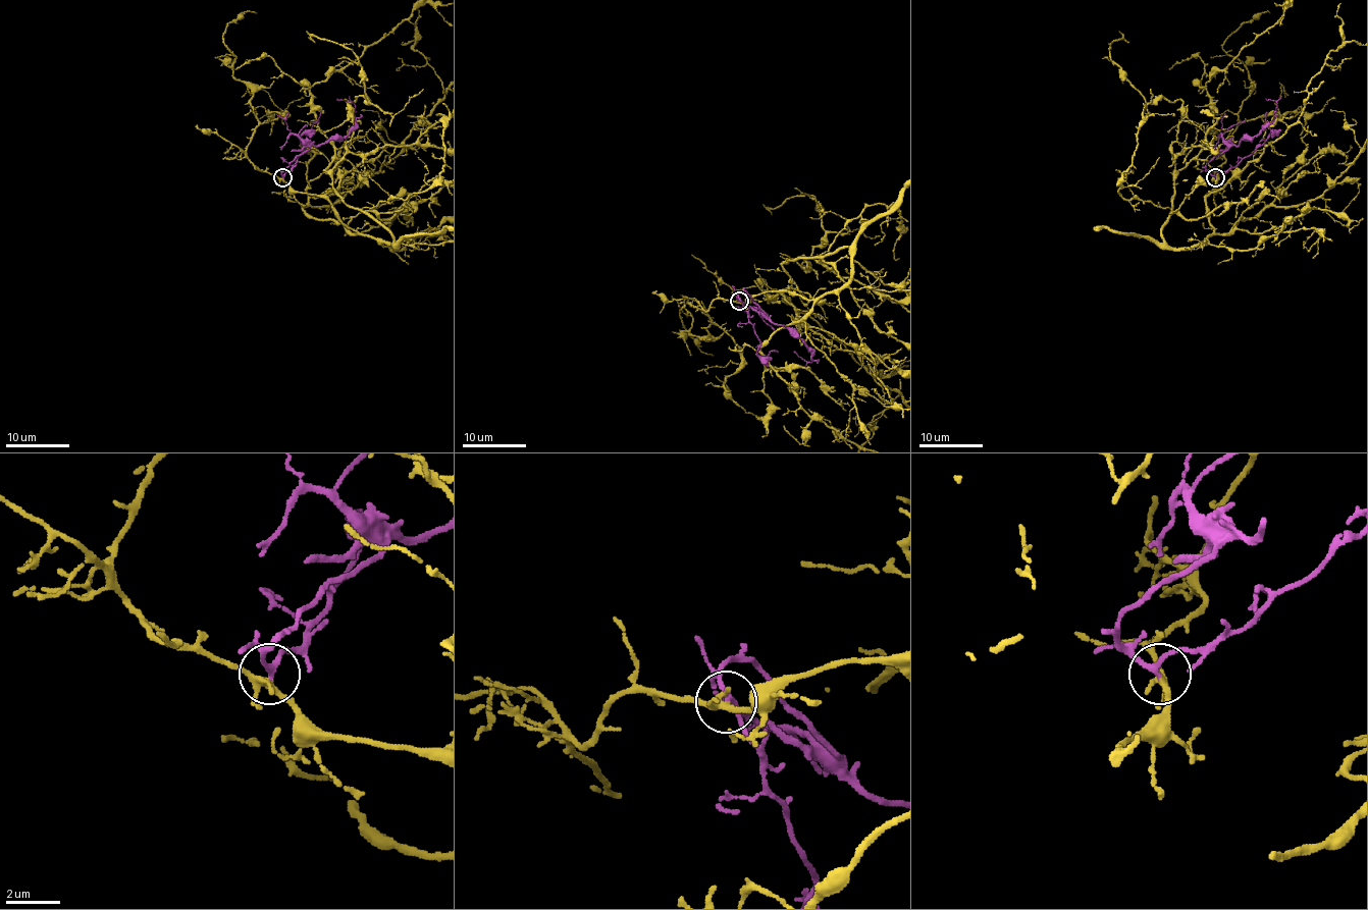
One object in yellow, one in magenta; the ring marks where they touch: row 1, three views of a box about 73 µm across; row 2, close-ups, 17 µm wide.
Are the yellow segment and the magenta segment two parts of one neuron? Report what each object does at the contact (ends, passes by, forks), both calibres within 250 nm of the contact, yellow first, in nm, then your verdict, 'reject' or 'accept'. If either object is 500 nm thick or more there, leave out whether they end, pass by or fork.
yellow forks there; magenta passes by; 200 nm thick on the yellow side, 170 nm on the other; accept

